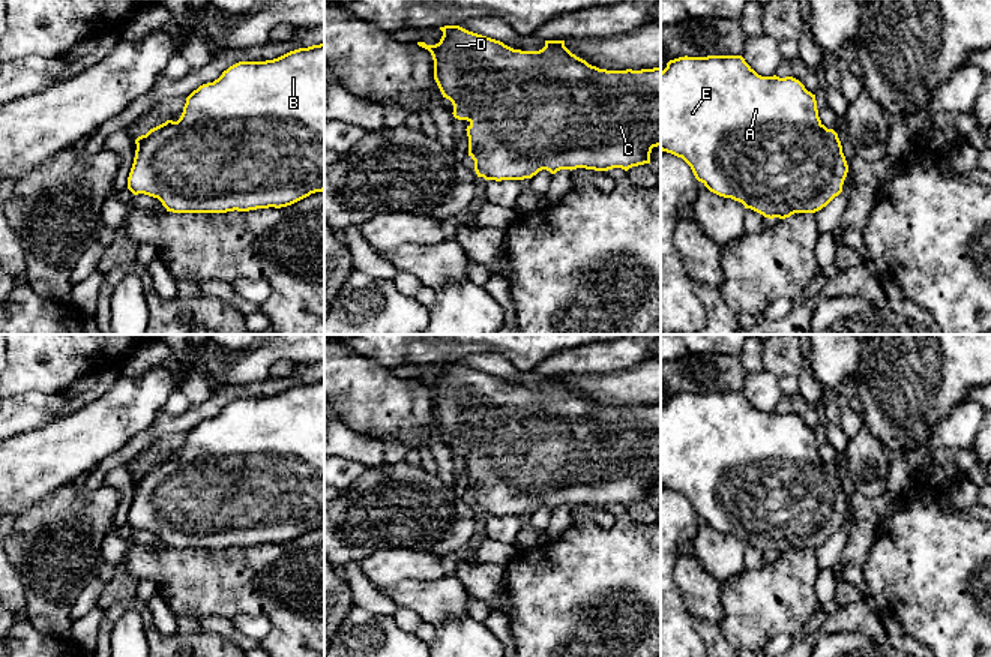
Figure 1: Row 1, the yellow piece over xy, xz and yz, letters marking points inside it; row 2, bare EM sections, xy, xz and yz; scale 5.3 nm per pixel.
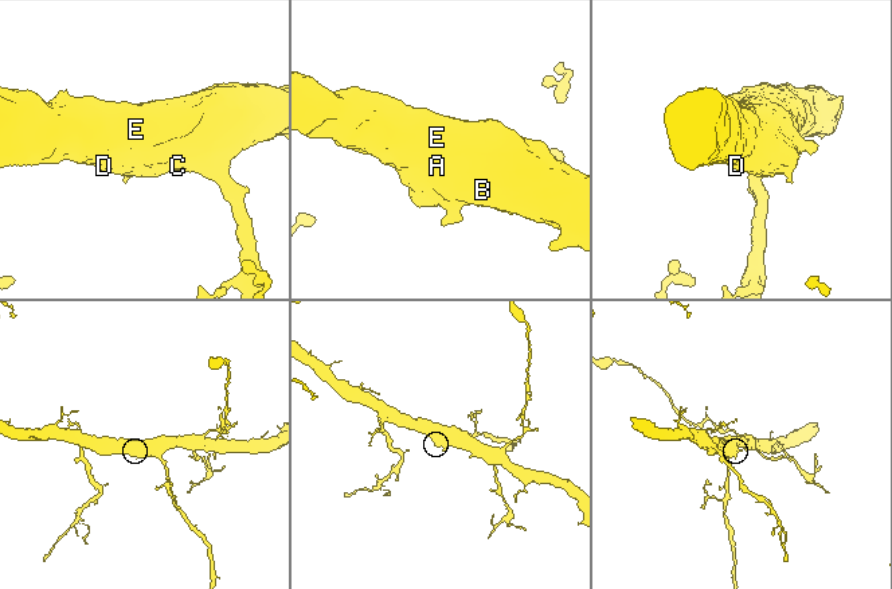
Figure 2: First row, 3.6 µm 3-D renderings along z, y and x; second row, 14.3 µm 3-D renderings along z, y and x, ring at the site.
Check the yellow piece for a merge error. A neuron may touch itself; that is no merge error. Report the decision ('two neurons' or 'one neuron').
one neuron

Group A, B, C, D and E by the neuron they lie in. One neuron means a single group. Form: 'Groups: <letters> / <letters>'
Groups: A B C D E

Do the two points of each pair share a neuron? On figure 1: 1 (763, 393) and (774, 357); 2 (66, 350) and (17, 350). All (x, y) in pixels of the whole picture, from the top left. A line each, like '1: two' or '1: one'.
1: two
2: one

